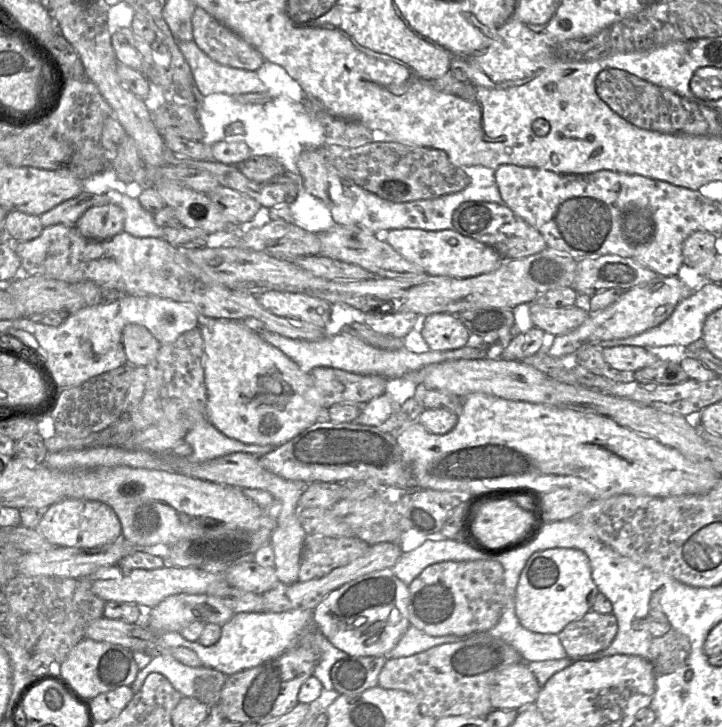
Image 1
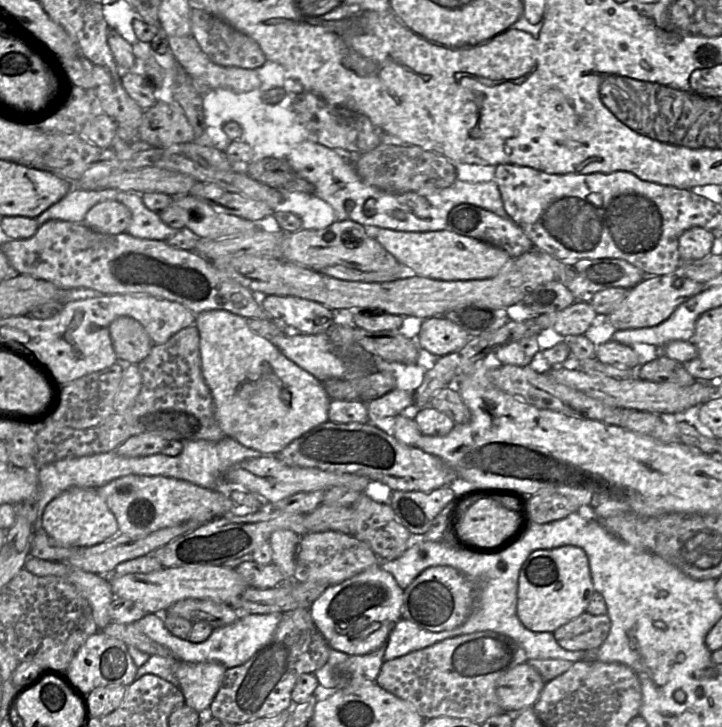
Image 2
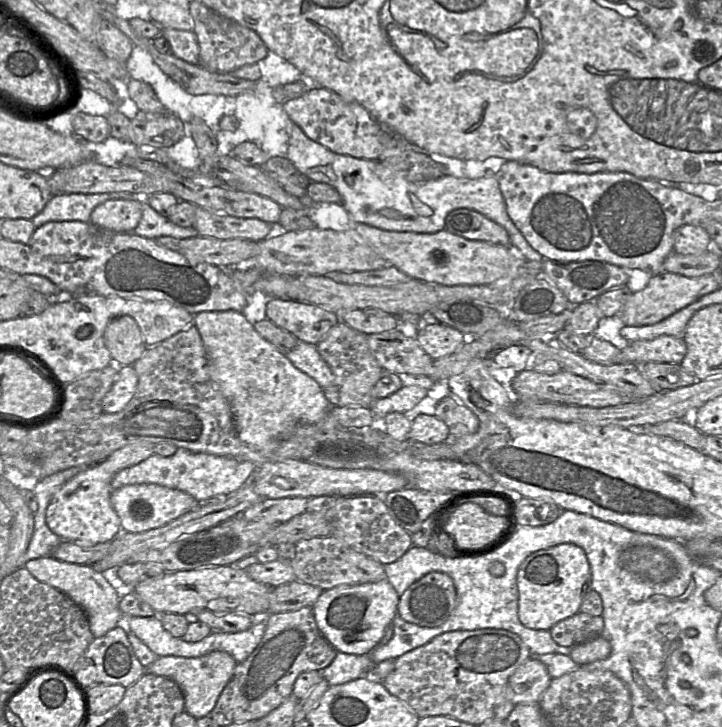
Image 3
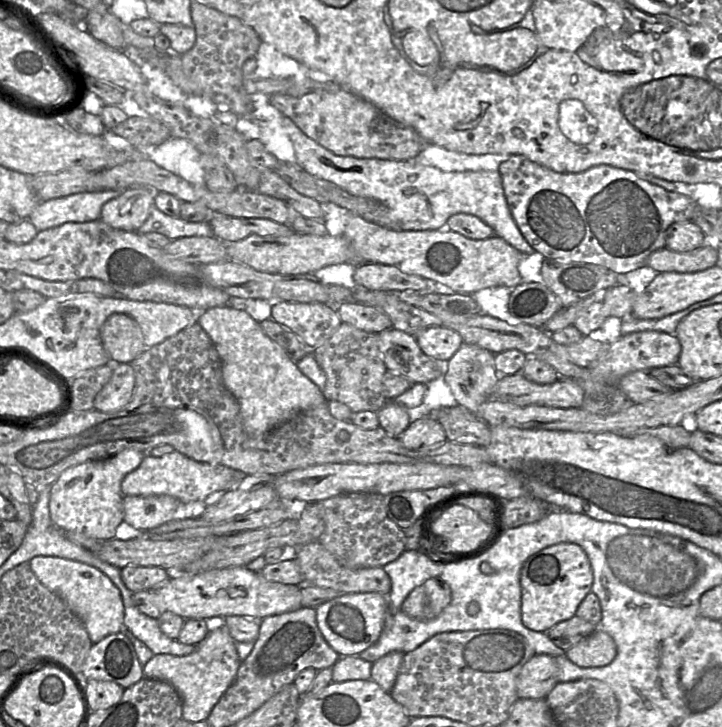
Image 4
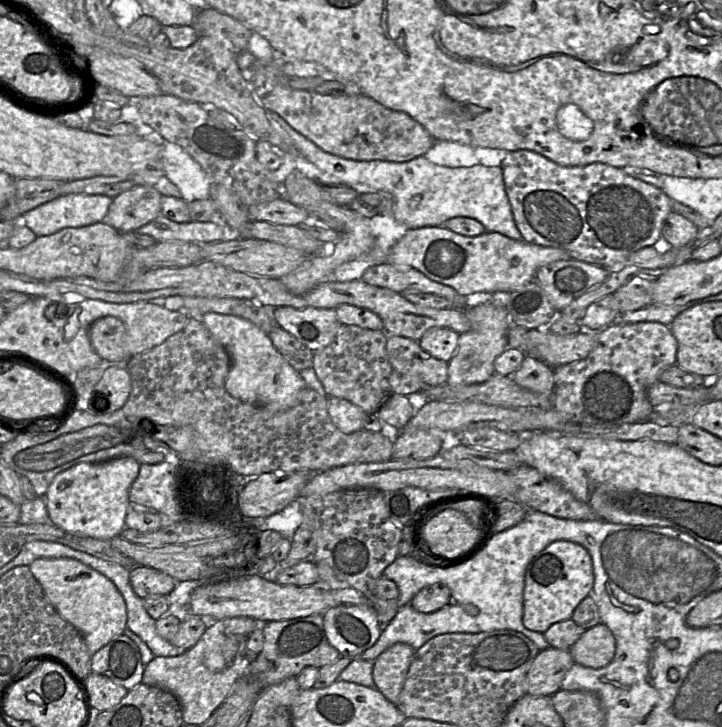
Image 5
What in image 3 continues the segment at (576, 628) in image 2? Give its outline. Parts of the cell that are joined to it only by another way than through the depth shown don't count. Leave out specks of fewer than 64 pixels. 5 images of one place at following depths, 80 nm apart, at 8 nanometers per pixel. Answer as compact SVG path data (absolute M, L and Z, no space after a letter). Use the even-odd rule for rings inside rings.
M579 611L555 624L549 632L557 644L573 647L601 636L603 629L604 620L602 616L591 616Z

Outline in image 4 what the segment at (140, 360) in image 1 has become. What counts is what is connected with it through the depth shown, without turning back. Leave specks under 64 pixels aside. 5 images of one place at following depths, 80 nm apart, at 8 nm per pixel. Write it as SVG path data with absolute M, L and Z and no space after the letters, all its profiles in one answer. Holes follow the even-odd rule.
M124 314L110 315L100 329L100 336L102 345L110 358L106 365L130 364L146 350L137 323Z

